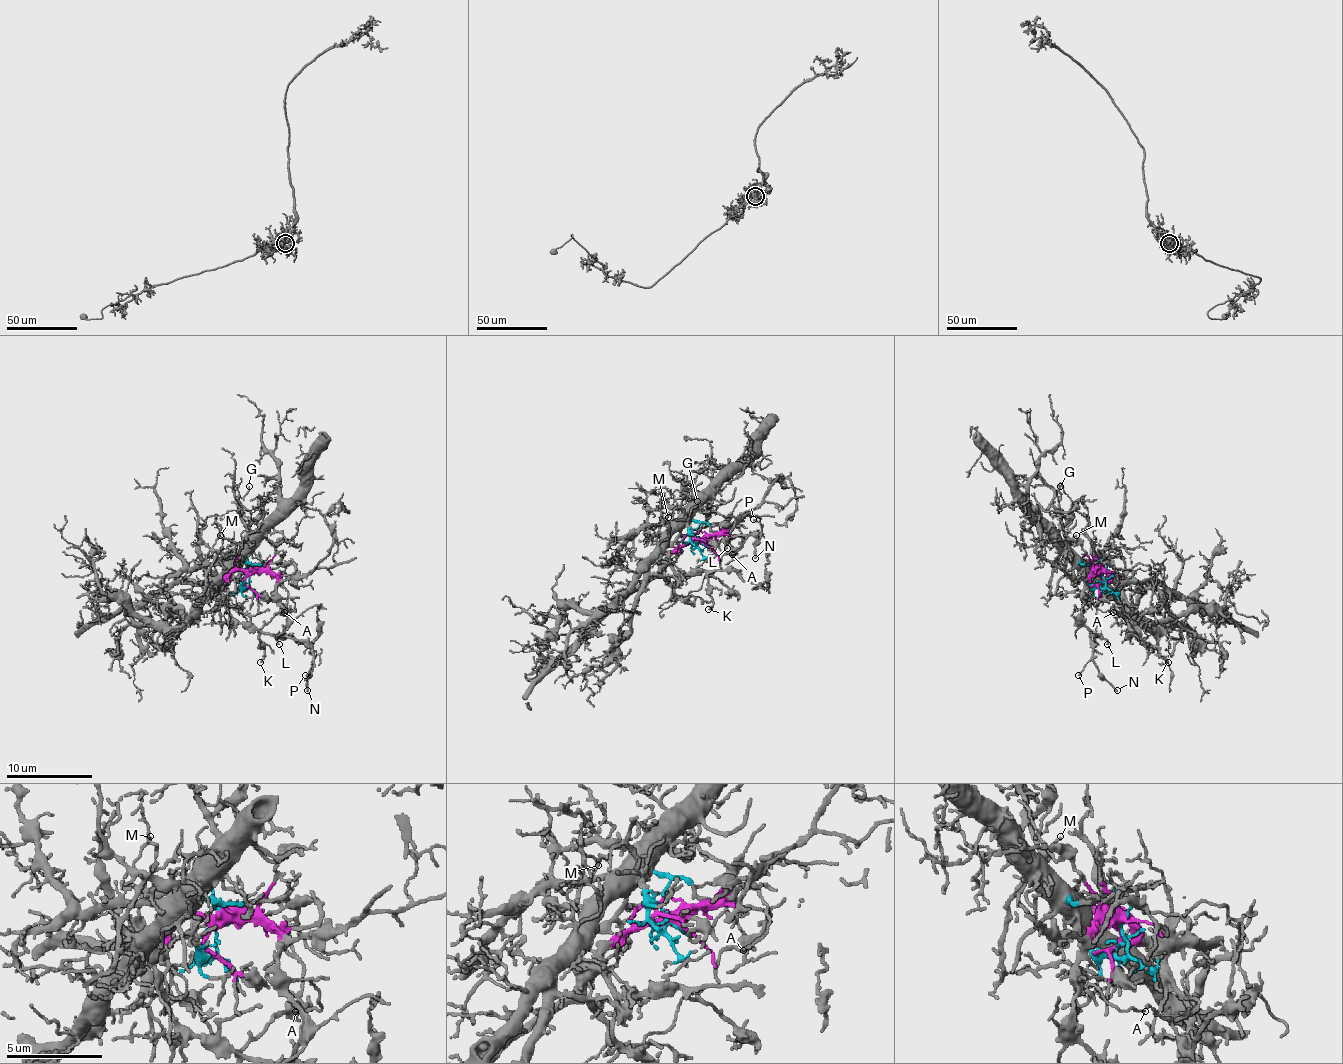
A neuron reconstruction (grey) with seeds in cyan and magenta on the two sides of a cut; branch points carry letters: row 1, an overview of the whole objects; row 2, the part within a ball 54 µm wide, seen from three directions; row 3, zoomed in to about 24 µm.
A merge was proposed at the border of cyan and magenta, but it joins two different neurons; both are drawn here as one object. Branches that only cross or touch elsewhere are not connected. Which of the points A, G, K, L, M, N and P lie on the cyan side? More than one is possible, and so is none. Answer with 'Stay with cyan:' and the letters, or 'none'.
Stay with cyan: G, M

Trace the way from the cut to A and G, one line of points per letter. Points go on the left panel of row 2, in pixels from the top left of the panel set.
A: (251, 573), (271, 573), (277, 579), (277, 592), (294, 605), (294, 611), (283, 611)
G: (251, 573), (247, 566), (251, 564), (245, 558), (245, 540), (249, 536), (236, 504), (236, 498), (249, 487)

